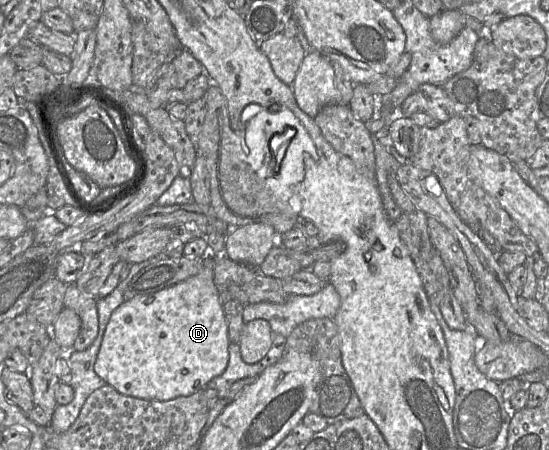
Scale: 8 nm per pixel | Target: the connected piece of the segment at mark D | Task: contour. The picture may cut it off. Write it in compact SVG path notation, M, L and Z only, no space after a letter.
M209 253L204 256L203 267L197 275L155 293L136 296L130 300L124 301L116 308L109 319L103 335L101 346L94 363L95 373L117 392L126 396L145 400L169 401L181 396L190 396L200 390L206 390L208 382L221 375L227 368L229 361L229 345L231 343L228 337L228 327L224 316L223 304L220 300L219 291L214 283L214 266L215 256Z

